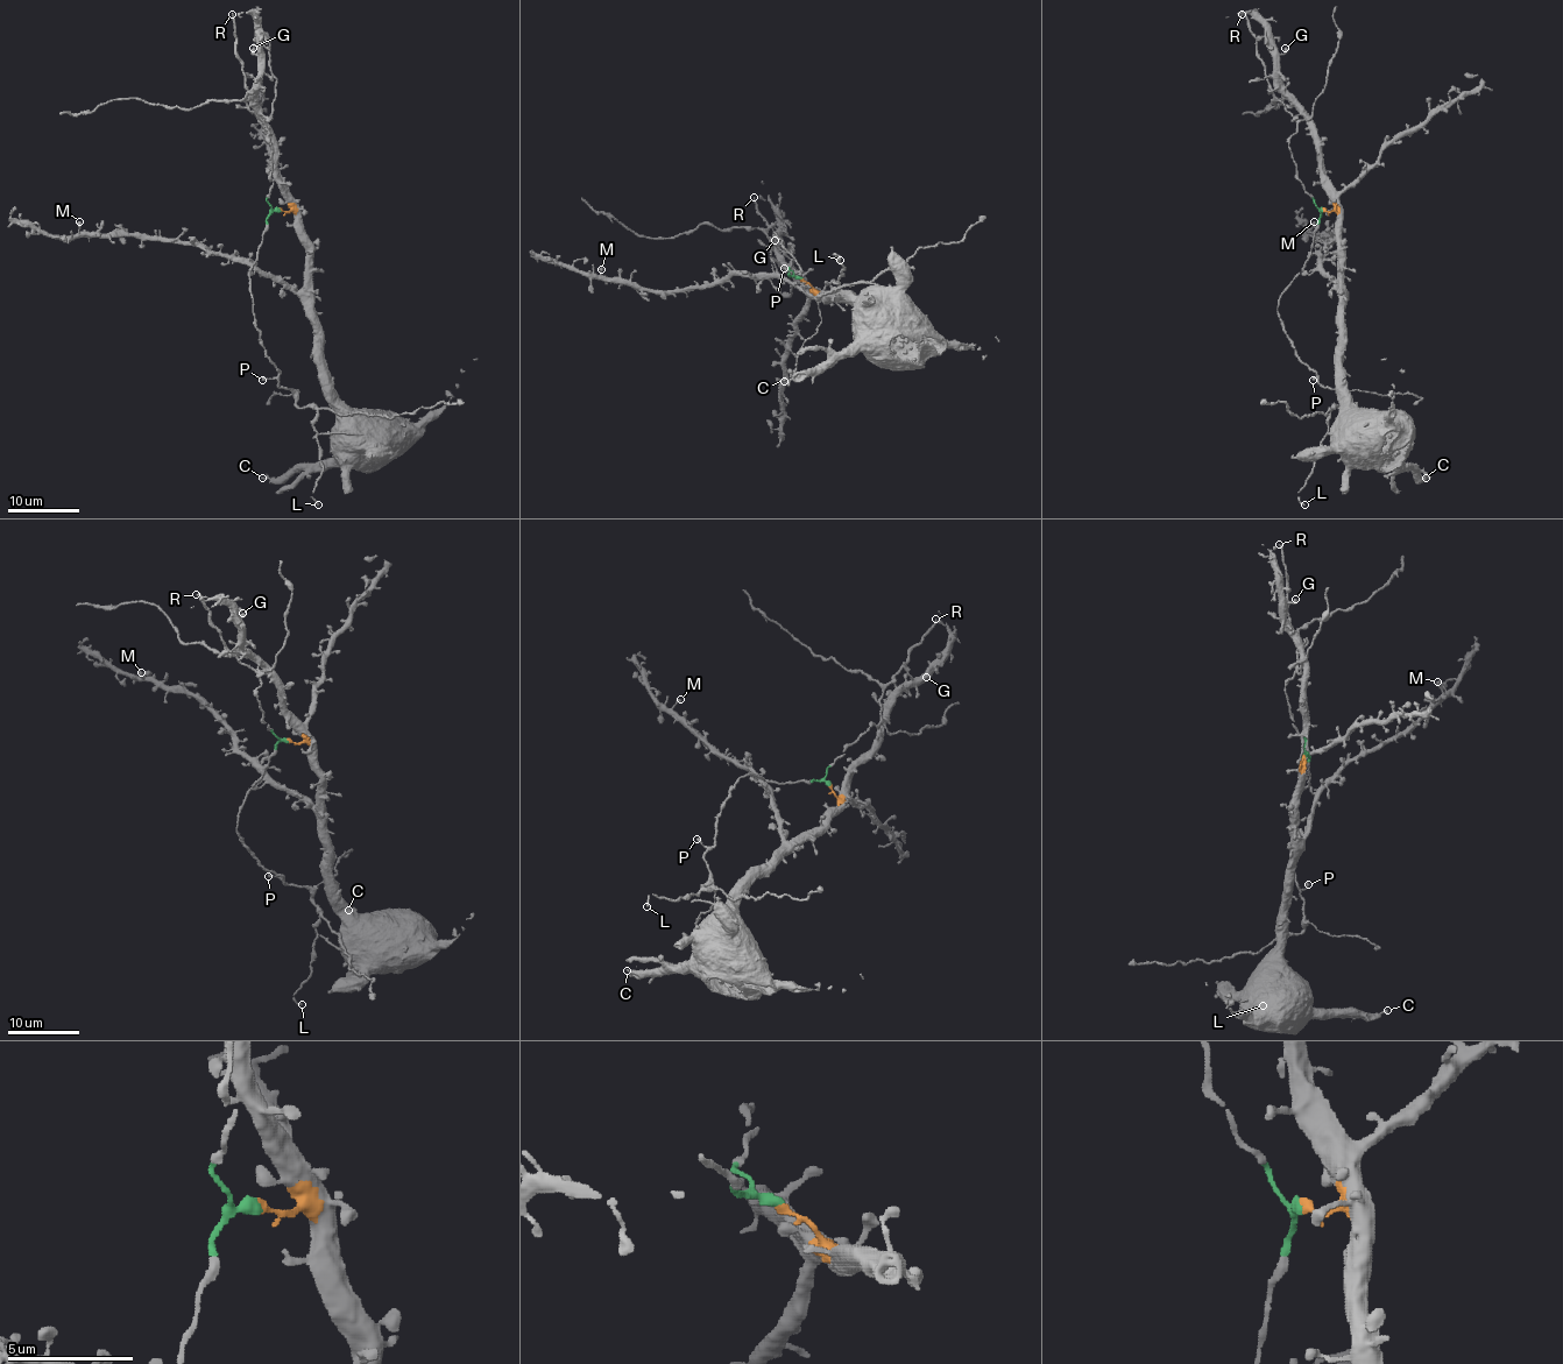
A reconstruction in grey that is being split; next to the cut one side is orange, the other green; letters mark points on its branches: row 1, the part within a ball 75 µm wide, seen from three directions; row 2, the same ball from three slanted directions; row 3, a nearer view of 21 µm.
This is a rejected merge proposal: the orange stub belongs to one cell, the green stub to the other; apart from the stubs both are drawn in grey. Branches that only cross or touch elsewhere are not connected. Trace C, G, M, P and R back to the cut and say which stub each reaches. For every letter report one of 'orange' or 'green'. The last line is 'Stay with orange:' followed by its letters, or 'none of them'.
C: orange
G: orange
M: orange
P: green
R: green
Stay with orange: C, G, M

